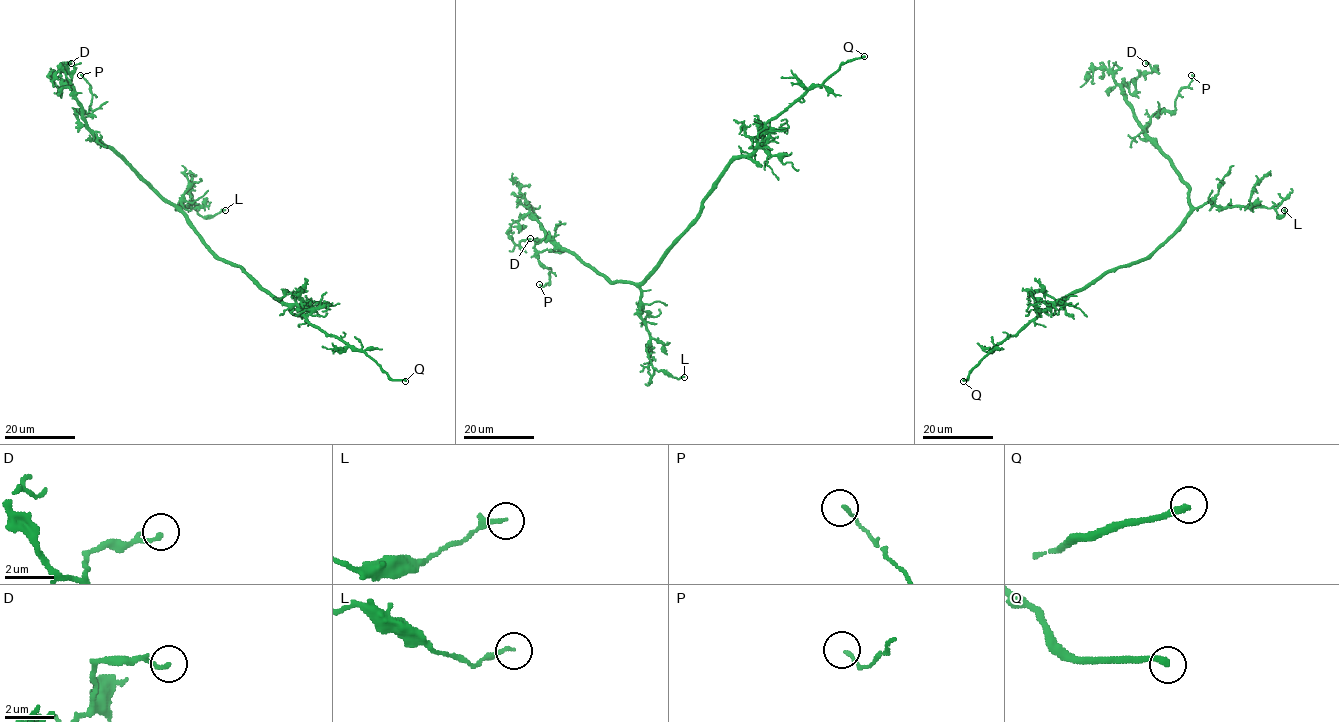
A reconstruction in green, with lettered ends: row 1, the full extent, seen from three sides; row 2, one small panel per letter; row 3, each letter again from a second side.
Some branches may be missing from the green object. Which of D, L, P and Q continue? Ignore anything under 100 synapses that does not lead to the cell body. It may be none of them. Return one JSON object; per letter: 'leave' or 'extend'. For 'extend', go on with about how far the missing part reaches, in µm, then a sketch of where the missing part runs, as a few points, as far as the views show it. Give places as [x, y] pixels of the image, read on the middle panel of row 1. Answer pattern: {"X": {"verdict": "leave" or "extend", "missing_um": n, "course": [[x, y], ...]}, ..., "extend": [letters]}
{"D": {"verdict": "leave"}, "L": {"verdict": "leave"}, "P": {"verdict": "leave"}, "Q": {"verdict": "extend", "missing_um": 25, "course": [[864, 56], [872, 42], [872, 34], [854, 15]]}, "extend": ["Q"]}

